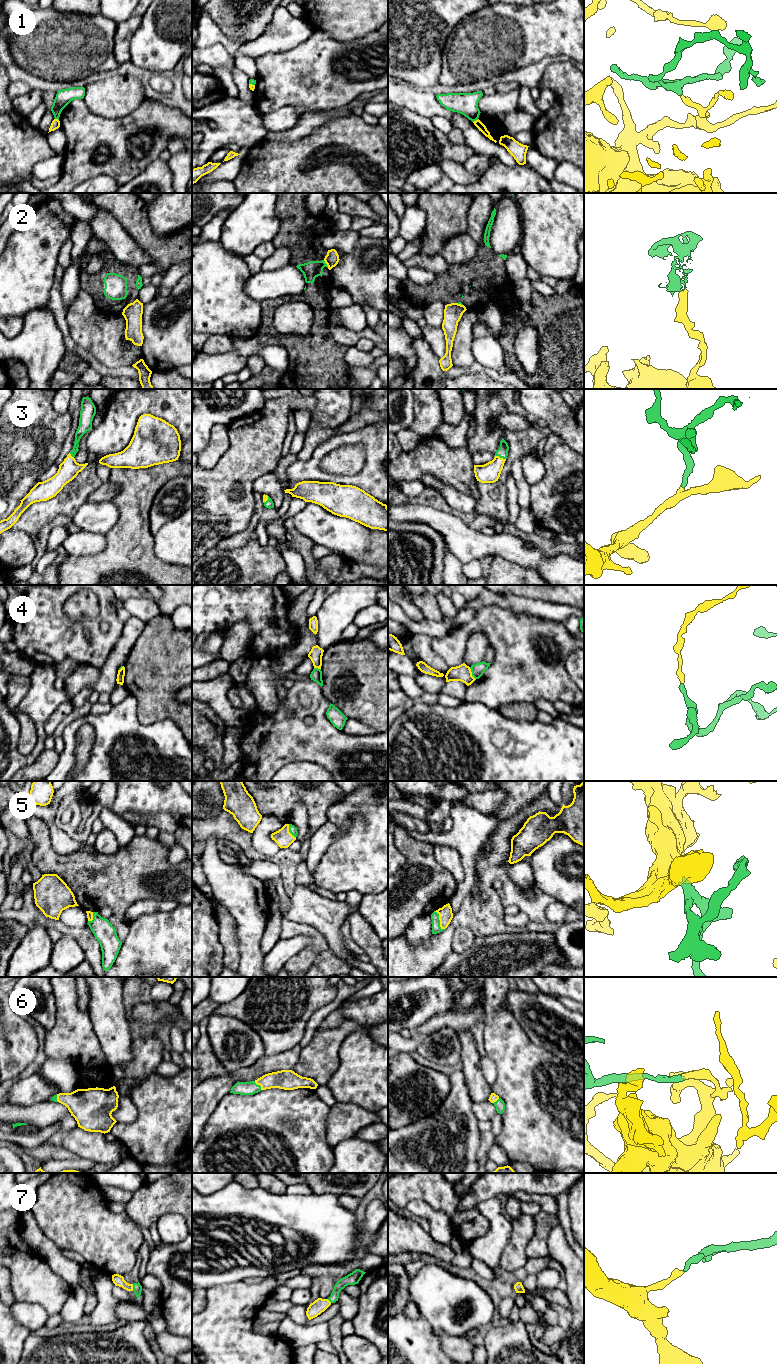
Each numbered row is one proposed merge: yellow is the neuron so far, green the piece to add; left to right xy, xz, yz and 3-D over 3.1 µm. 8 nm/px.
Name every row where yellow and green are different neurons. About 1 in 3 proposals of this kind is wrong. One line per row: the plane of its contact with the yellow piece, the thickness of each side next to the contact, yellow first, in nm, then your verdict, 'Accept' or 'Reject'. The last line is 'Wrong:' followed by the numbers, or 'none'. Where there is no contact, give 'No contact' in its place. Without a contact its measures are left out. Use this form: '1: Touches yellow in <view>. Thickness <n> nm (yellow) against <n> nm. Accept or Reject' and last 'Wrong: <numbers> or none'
1: Touches yellow in yz. Thickness 60 nm (yellow) against 180 nm. Accept
2: Touches yellow in xz. Thickness 110 nm (yellow) against 140 nm. Reject
3: Touches yellow in yz. Thickness 160 nm (yellow) against 90 nm. Accept
4: Touches yellow in yz. Thickness 130 nm (yellow) against 100 nm. Reject
5: Touches yellow in yz. Thickness 110 nm (yellow) against 70 nm. Accept
6: Touches yellow in xz. Thickness 160 nm (yellow) against 110 nm. Accept
7: Touches yellow in xy. Thickness 90 nm (yellow) against 80 nm. Accept
Wrong: 2, 4

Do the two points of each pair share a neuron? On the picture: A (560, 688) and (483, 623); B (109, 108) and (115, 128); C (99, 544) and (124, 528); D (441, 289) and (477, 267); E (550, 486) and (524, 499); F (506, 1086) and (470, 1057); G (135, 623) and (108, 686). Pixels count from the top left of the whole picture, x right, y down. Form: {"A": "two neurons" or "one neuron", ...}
{"A": "one neuron", "B": "two neurons", "C": "two neurons", "D": "one neuron", "E": "two neurons", "F": "two neurons", "G": "one neuron"}

